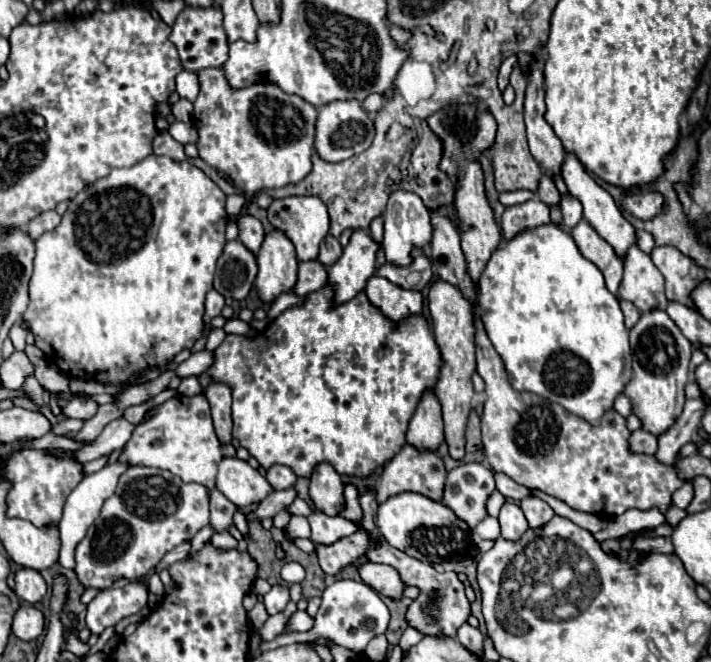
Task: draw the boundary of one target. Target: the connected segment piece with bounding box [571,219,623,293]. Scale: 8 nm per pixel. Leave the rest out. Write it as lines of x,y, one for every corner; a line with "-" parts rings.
585,219
571,229
571,237
575,239
581,255
599,267
605,277
607,289
611,293
617,293
623,279
623,261
615,255
613,247
605,239
601,239

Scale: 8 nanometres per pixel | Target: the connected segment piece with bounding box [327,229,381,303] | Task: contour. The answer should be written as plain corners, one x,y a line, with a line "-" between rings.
355,229
351,233
351,239
347,247
343,249
343,255
339,257
339,261
329,269
329,283
335,287
335,301
337,303
345,303
349,299
353,299
359,291
365,289
369,277
375,273
375,261
377,261
377,251
379,251
379,243
371,237
369,229

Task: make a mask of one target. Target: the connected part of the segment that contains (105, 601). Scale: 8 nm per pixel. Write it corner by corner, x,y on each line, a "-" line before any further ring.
129,583
125,587
111,587
101,591
89,605
85,625
93,635
99,635
105,627
119,623
121,619
139,613
147,605
147,587

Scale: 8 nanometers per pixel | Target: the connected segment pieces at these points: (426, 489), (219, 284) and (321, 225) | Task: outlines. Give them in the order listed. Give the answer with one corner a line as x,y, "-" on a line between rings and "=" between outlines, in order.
405,445
383,469
381,477
379,477
379,485
377,485
377,503
383,503
385,499
397,495
397,493
405,493
405,491
413,491
413,493
421,493
433,501
441,501
443,499
443,485
445,485
445,465
441,461
441,457
433,451
417,451
411,445
=
229,241
223,249
223,255
217,261
213,287
223,297
241,301
249,295
255,275
257,275
255,255
241,241
=
287,197
277,199
267,207
267,219
275,229
281,229
295,245
299,261
311,261
319,255
319,245
329,231
329,215
319,197

